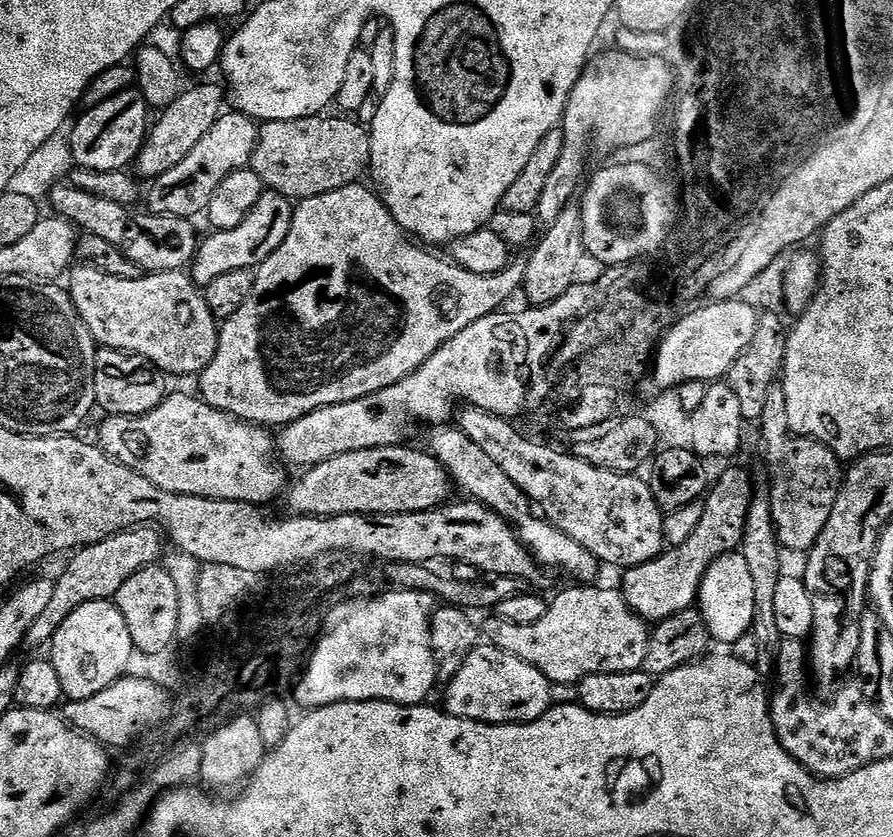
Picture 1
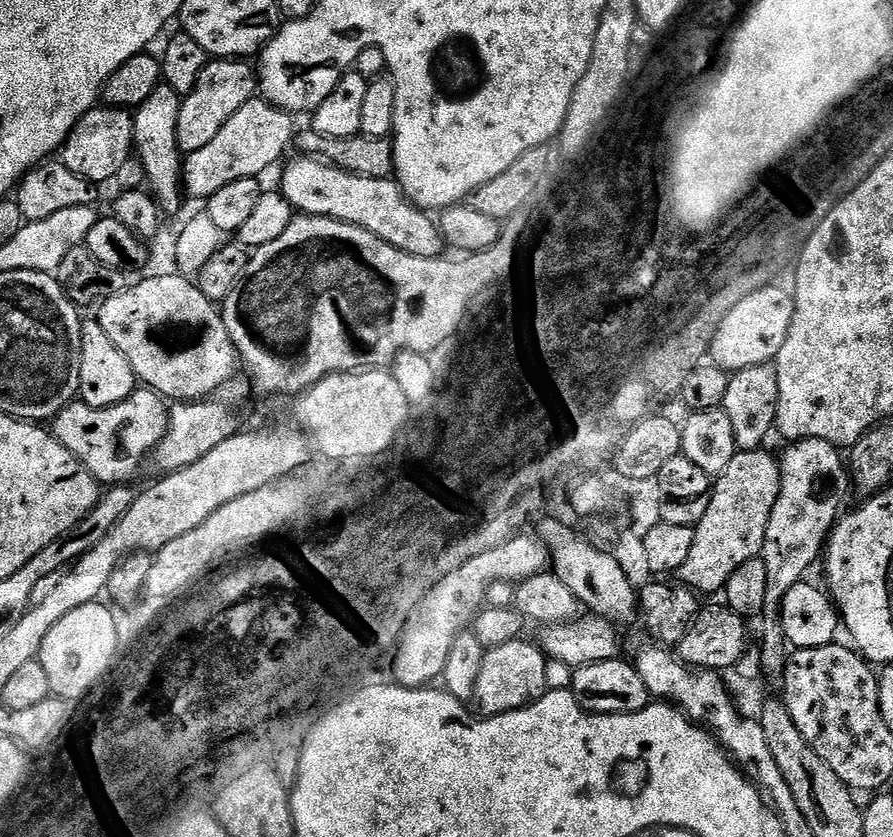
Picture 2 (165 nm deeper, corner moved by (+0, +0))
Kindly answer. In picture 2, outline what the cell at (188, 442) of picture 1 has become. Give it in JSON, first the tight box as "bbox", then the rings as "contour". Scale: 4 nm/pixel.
{"bbox":[50,386,169,486],"contour":[[[147,386],[137,387],[130,398],[109,408],[95,408],[83,402],[67,404],[51,421],[50,431],[94,478],[104,486],[124,486],[136,476],[144,459],[155,453],[168,433],[169,405],[165,397]]]}

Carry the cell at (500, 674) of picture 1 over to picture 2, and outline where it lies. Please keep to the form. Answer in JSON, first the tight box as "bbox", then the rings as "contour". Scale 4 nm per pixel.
{"bbox":[474,638,549,717],"contour":[[[521,638],[514,642],[506,642],[506,646],[489,648],[484,653],[482,670],[478,674],[478,686],[474,697],[475,711],[481,717],[501,716],[507,712],[516,712],[520,708],[539,700],[549,691],[546,682],[546,666],[548,660],[540,651],[539,643]]]}

